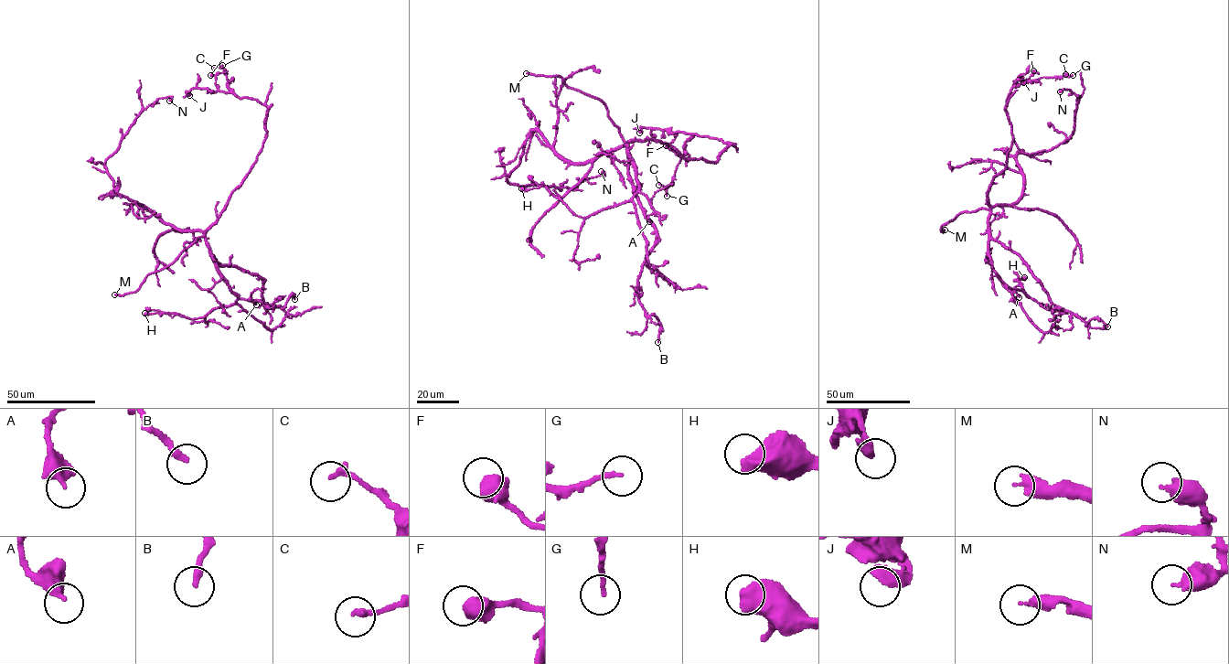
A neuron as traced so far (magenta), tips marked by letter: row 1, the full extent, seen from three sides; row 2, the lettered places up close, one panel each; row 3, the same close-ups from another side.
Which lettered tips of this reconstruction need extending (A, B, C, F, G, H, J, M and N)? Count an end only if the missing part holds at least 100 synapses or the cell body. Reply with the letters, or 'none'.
M

